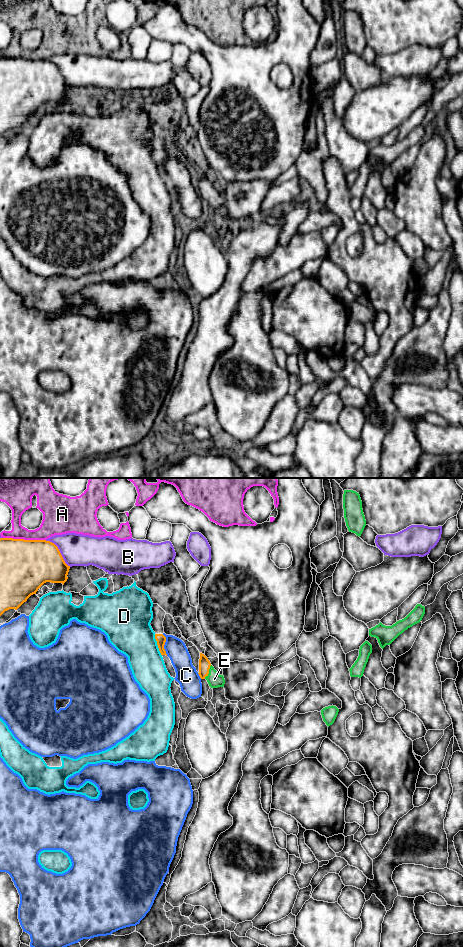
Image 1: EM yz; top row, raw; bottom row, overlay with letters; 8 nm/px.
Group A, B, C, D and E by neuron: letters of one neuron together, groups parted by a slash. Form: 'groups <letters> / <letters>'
groups A / B / C / D / E

